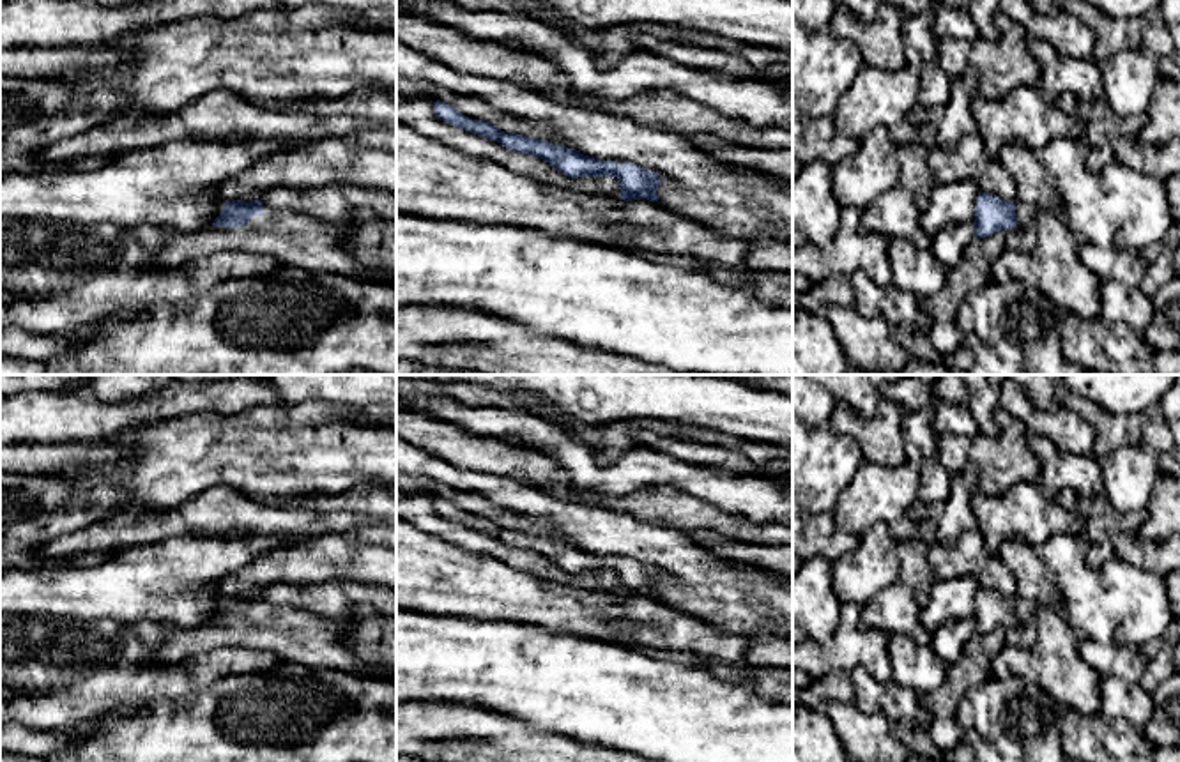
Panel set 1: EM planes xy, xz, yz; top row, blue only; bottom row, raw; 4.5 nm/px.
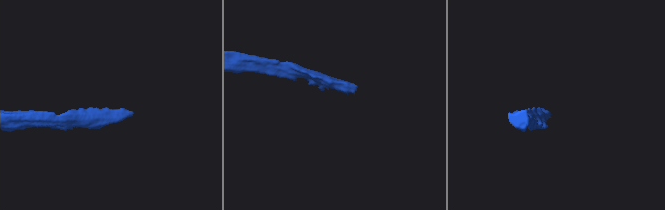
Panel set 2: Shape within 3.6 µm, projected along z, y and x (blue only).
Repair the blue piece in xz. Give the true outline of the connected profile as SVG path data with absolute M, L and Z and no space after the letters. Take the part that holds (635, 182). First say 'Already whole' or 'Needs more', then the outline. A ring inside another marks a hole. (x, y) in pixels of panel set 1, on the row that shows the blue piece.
Already whole. M441 101L433 103L433 113L449 126L494 140L511 152L541 157L566 177L616 177L621 189L619 198L624 202L644 198L658 202L656 189L662 179L656 171L644 170L633 163L600 161L568 147L504 133L490 122L472 120Z

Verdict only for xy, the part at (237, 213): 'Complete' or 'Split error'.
Split error

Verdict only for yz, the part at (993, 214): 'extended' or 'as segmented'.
extended

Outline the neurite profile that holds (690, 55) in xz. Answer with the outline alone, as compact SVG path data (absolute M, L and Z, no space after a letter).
M633 34L633 44L690 69L747 80L754 78L754 69L741 57L722 50L702 48L681 41L658 39L651 34Z

